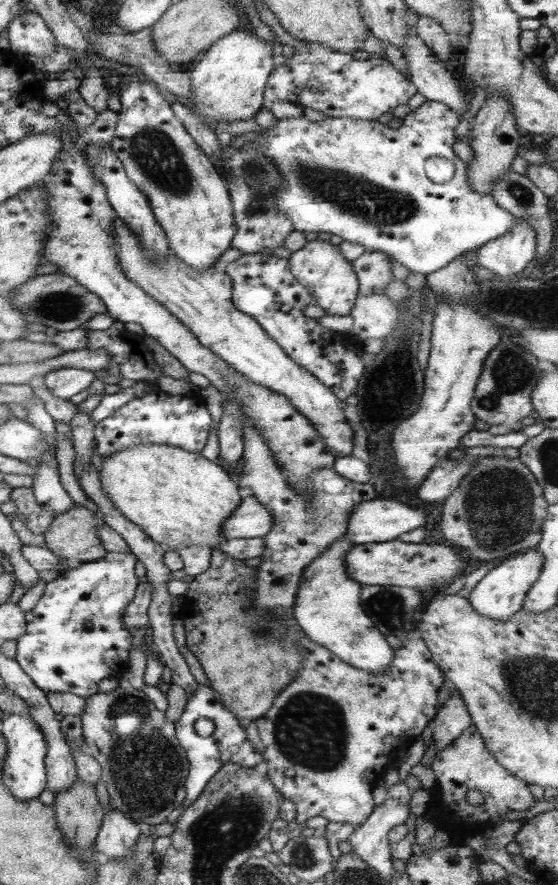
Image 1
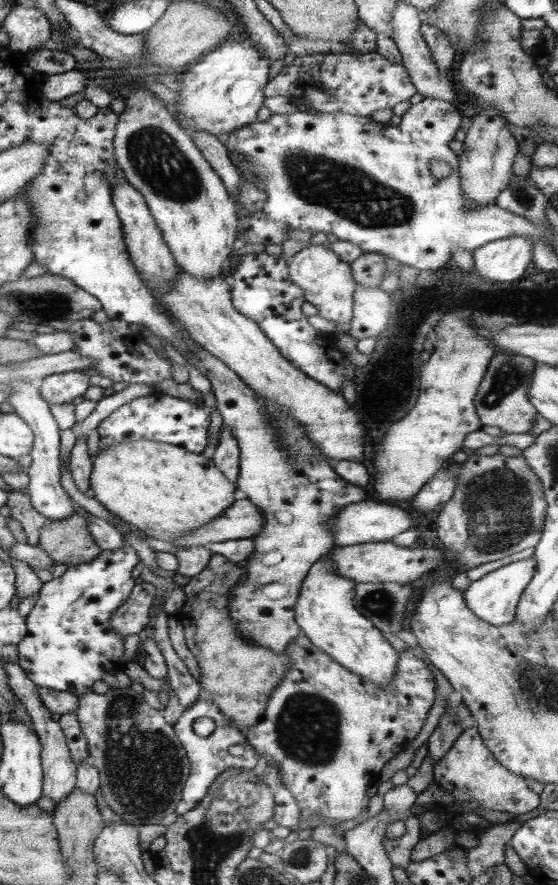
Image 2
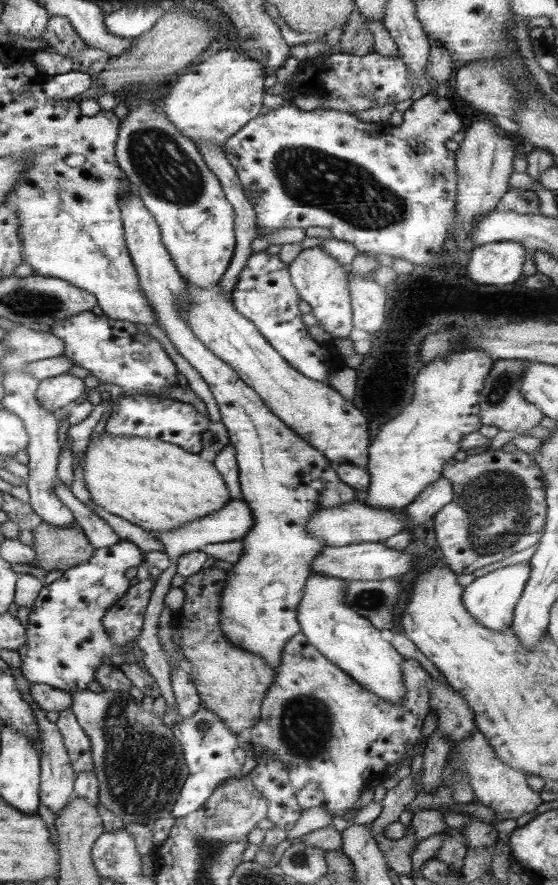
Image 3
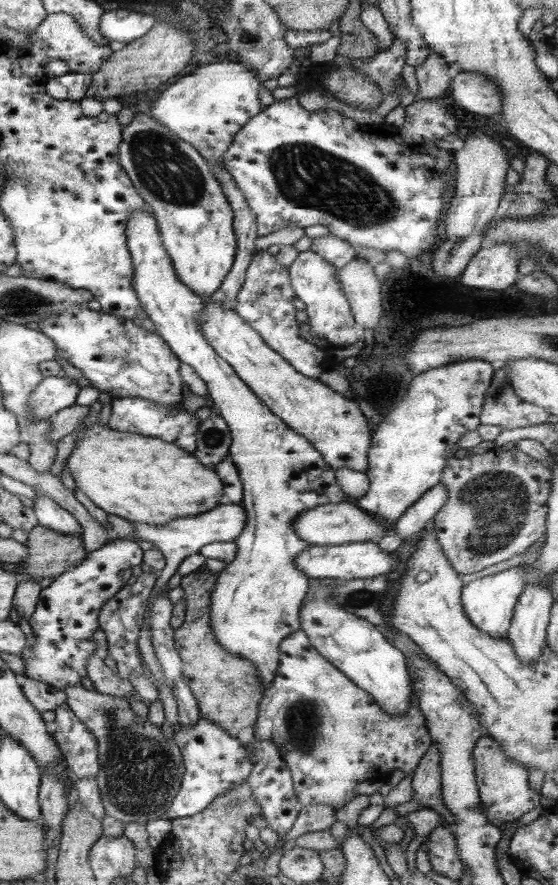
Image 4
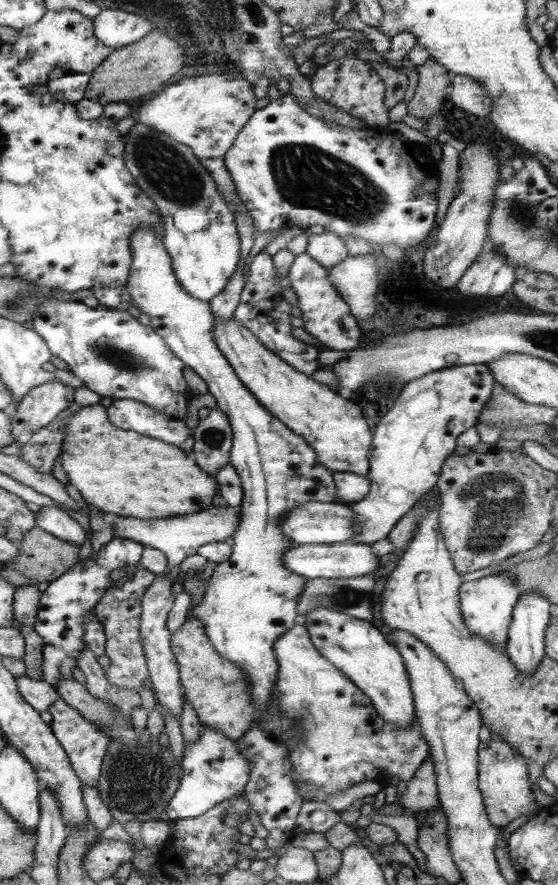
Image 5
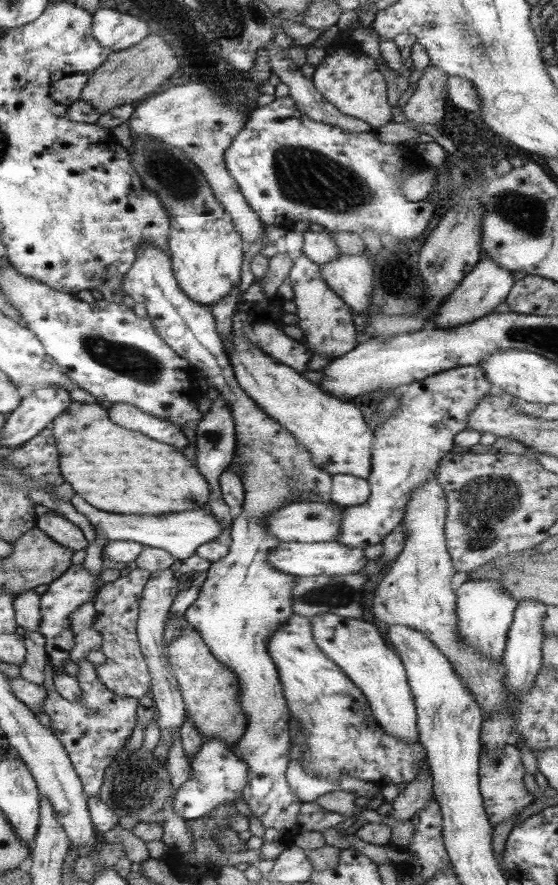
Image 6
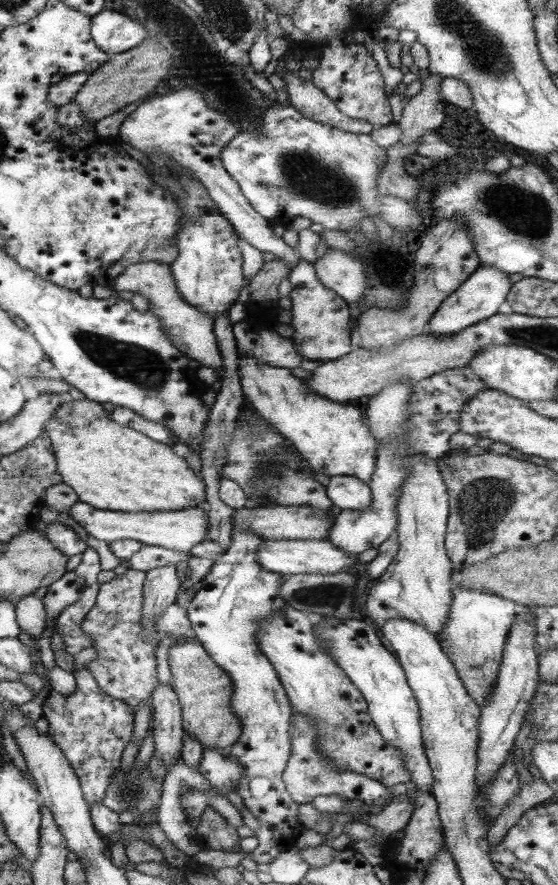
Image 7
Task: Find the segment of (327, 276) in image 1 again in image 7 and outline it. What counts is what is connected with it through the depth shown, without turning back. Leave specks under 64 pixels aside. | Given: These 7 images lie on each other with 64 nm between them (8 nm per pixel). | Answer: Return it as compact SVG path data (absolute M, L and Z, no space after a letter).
M300 258L300 262L288 274L292 284L290 300L292 301L292 319L290 326L294 328L291 340L296 352L312 362L328 362L346 356L353 348L352 317L348 304L318 280L316 268L312 262Z

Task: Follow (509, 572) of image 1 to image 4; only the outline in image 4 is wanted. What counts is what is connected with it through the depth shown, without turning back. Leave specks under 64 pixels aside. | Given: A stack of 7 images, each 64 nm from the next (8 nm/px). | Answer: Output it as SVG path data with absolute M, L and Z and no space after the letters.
M523 566L487 575L464 585L461 590L461 602L466 616L480 631L496 639L506 639L512 623L514 606L524 592L526 575Z

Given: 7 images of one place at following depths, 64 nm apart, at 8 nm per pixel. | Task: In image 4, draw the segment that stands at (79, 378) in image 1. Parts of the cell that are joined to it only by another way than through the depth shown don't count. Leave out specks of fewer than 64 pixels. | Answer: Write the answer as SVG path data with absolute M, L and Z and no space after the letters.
M47 376L28 397L28 412L36 420L49 420L58 411L76 404L81 387L72 378Z

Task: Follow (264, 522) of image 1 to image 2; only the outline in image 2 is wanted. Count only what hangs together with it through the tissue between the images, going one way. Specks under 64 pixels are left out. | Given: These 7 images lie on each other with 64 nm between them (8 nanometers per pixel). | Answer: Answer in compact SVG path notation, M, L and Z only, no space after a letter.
M237 498L221 516L176 539L178 546L206 546L210 542L250 539L263 528L261 511L250 500Z

